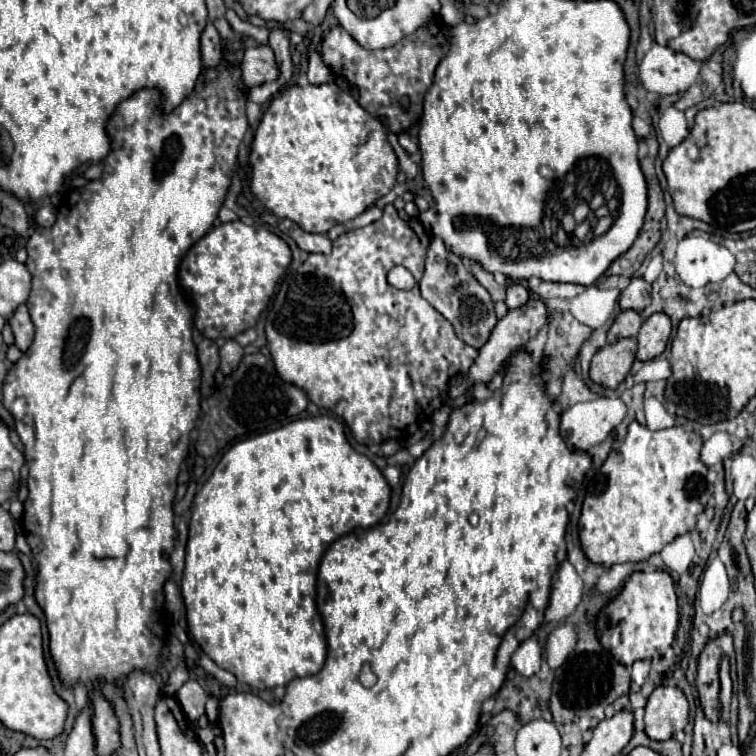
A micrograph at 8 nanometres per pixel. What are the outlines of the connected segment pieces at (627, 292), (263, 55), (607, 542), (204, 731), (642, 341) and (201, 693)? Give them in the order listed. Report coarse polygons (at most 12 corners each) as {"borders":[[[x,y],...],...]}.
{"borders":[[[633,277],[621,291],[623,311],[643,311],[651,301],[651,283]],[[269,45],[247,47],[241,69],[249,89],[279,77]],[[637,421],[587,487],[589,561],[645,561],[709,501],[703,439]],[[199,728],[196,734],[201,743],[213,742],[221,730],[213,728]],[[655,313],[639,329],[637,359],[659,357],[671,335],[671,321]],[[189,679],[177,693],[179,705],[191,721],[205,713],[207,693]]]}

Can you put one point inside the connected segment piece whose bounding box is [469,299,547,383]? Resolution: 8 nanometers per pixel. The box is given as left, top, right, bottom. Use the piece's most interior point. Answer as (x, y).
(513, 331)

